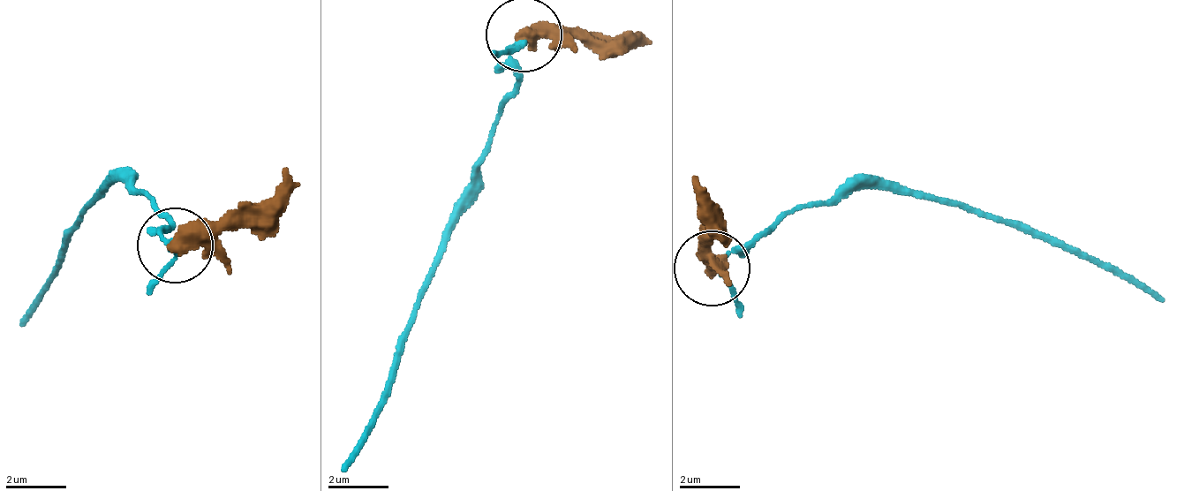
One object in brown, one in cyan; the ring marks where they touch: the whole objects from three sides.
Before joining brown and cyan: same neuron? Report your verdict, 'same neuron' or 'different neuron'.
different neuron

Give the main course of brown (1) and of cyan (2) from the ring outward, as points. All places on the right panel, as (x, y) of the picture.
1: (713, 269), (691, 177)
2: (714, 263), (759, 240), (799, 207), (853, 188), (915, 192), (1107, 260), (1162, 302)

